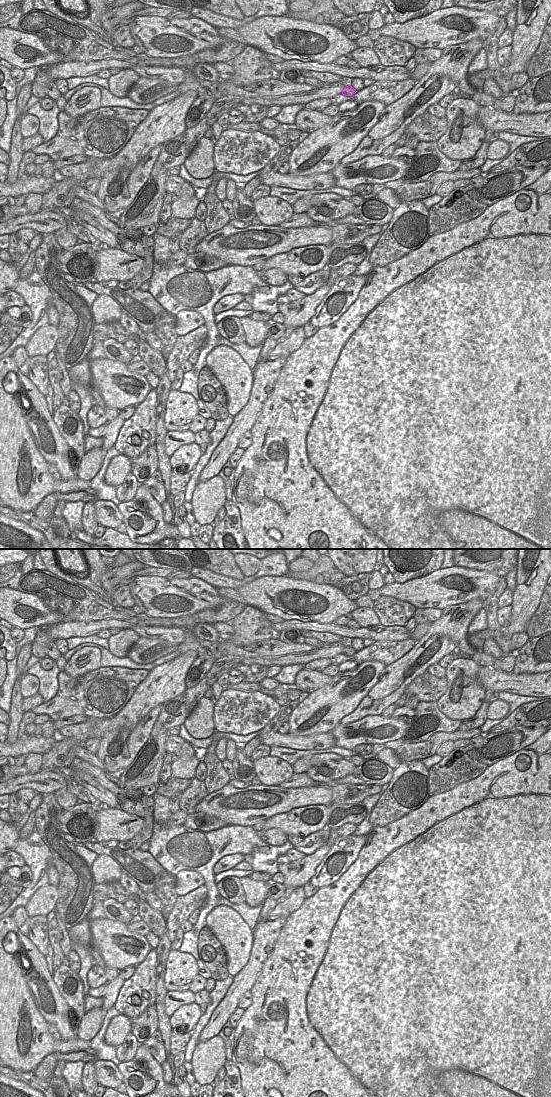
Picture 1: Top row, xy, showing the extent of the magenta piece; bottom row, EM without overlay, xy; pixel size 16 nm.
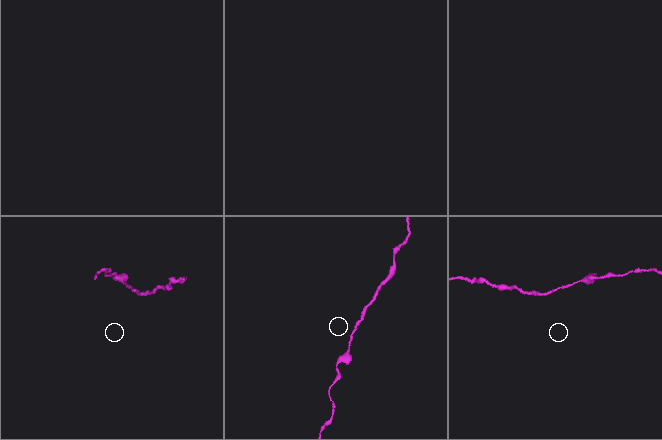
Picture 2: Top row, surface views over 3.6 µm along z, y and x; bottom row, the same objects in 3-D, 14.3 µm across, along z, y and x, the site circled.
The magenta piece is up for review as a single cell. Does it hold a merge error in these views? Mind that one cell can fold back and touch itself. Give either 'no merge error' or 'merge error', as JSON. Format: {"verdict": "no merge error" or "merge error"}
{"verdict": "no merge error"}

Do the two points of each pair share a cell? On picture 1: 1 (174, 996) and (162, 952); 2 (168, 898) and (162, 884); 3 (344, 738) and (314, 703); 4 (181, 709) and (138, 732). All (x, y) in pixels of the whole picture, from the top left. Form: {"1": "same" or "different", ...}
{"1": "different", "2": "same", "3": "different", "4": "different"}

